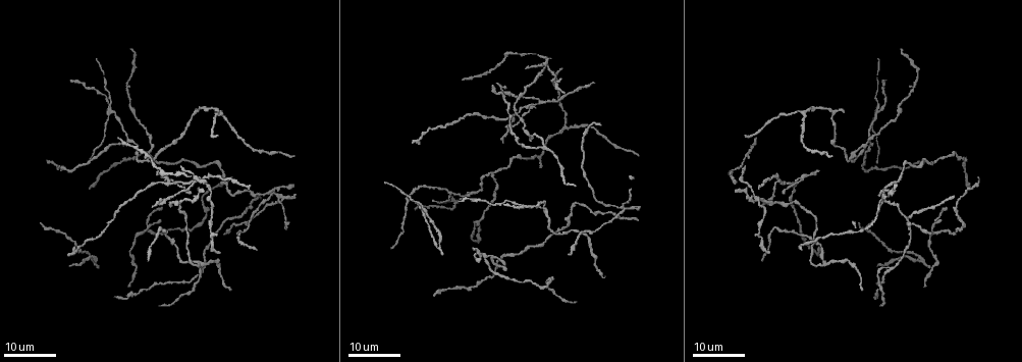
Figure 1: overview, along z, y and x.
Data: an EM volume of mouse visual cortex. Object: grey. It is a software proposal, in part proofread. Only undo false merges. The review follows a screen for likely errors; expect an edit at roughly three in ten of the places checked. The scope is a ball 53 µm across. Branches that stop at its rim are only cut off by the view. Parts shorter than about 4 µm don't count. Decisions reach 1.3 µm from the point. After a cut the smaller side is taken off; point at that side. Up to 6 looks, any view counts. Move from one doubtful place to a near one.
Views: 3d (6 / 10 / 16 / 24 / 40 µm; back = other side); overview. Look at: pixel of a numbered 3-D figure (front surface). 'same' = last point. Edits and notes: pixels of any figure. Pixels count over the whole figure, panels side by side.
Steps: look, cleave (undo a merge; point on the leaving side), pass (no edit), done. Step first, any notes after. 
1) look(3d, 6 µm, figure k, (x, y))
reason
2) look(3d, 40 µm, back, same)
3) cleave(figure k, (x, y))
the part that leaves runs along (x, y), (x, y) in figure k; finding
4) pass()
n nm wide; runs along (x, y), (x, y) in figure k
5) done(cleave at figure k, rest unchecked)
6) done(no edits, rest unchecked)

look(3d, 16 µm, figure 1, (543, 148))
two arms in line, one across

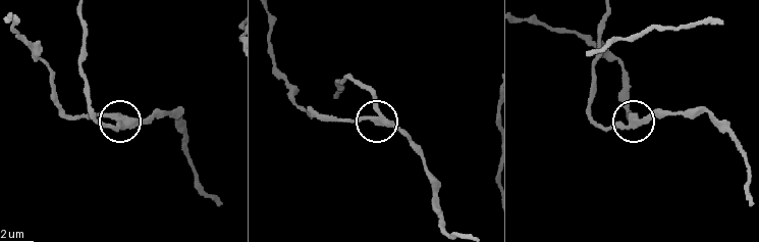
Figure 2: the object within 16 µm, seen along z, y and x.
look(3d, 10 µm, figure 2, (122, 117))
closer look

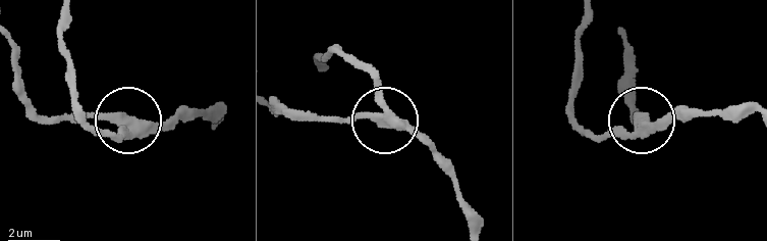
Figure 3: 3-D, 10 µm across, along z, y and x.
pass()
340 nm wide; continuous, no second neuron

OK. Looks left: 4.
look(3d, 24 µm, figure 1, (803, 180))
side arm on a straight run

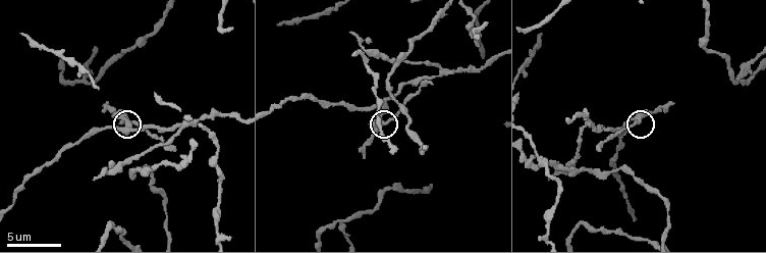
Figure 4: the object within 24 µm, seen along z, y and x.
look(3d, 6 µm, figure 4, (639, 119))
zoom in

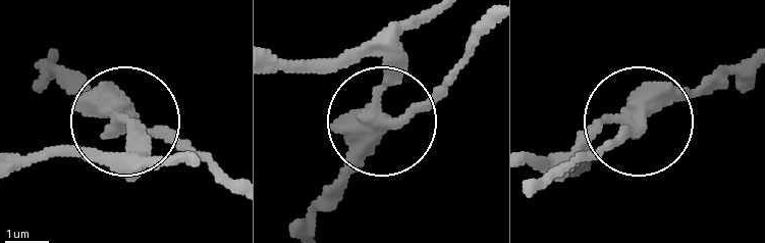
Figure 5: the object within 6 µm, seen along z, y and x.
pass()
280 nm wide; runs along (174, 156), (142, 156), (119, 124), (163, 127), (214, 163) in figure 5; continuous, no second neuron

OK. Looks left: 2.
look(3d, 16 µm, figure 4, (439, 76))
arms part here

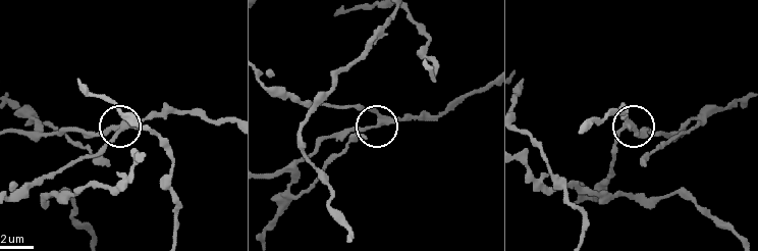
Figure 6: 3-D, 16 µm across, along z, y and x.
look(3d, 6 µm, figure 6, (379, 123))

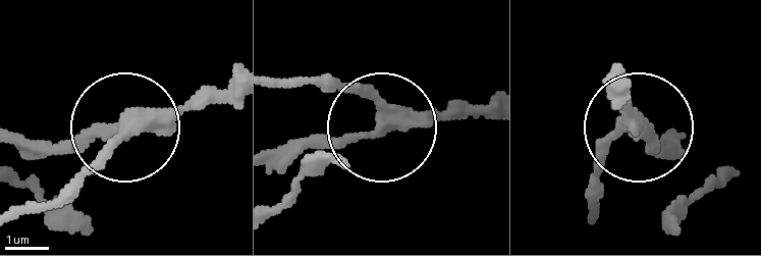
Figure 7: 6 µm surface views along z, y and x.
cleave(figure 7, (99, 168))
280 nm wide; the part that leaves runs along (142, 121), (13, 209) in figure 7; a second neuron is stuck on

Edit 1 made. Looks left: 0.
done(cleave at figure 7, rest unchecked)

